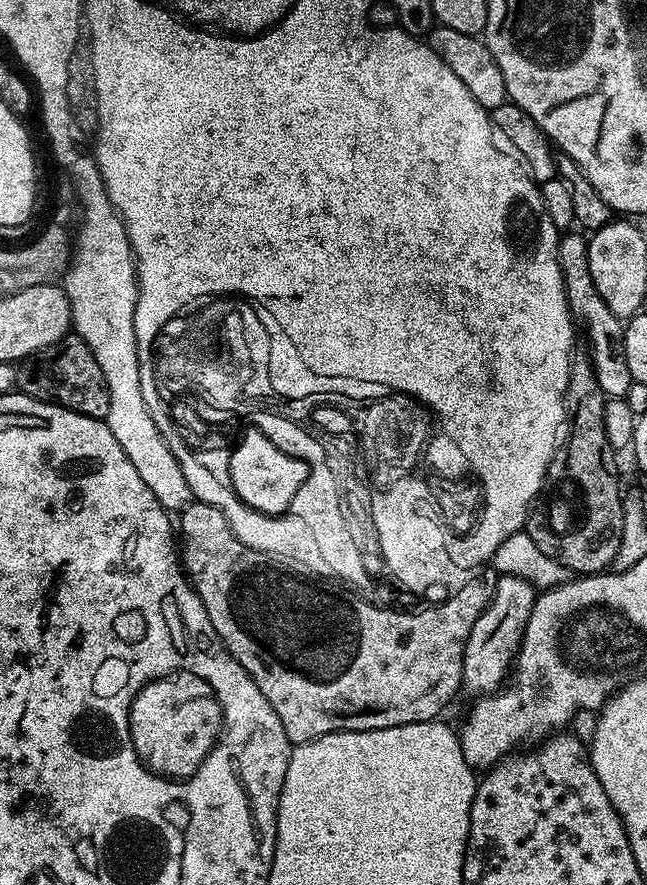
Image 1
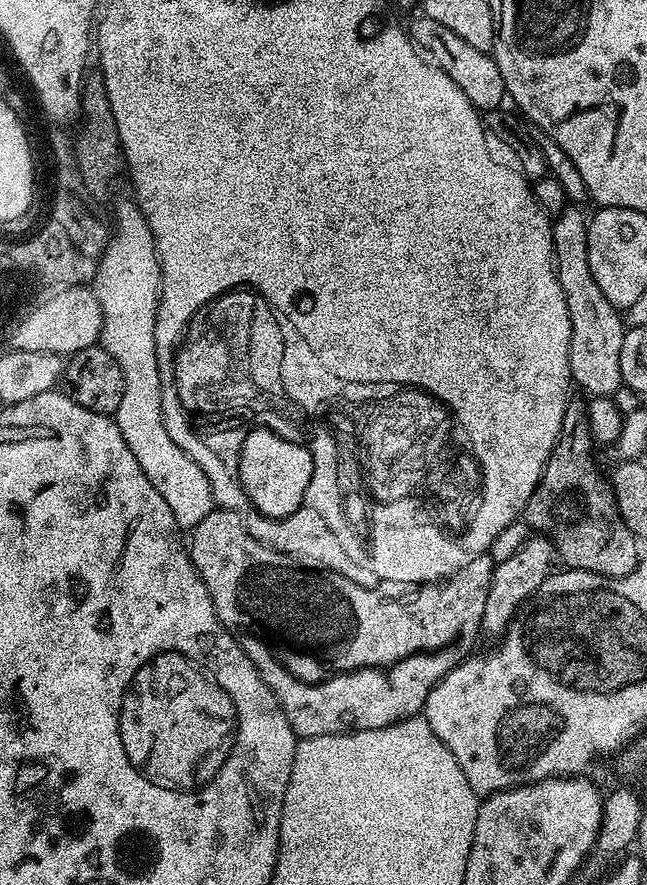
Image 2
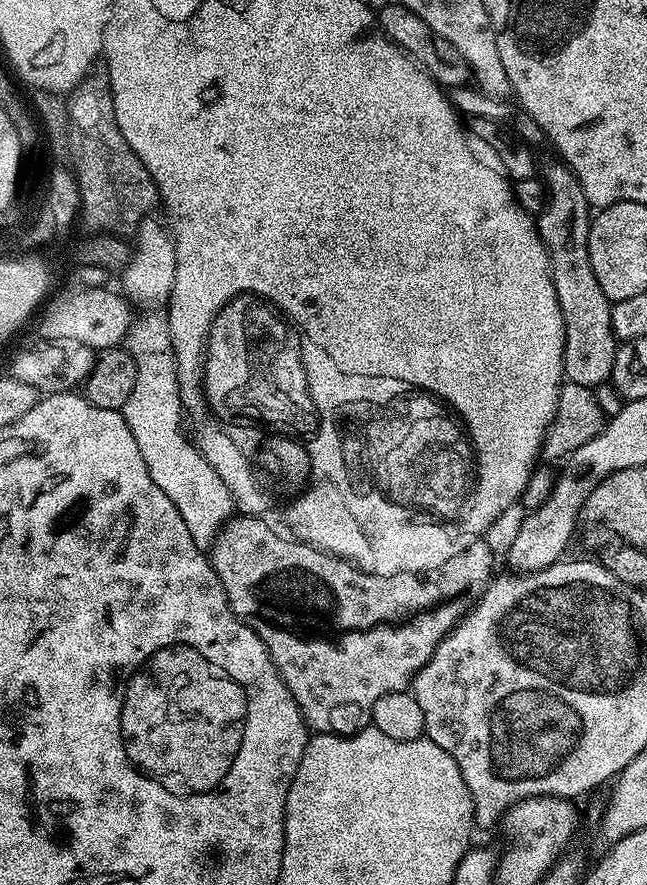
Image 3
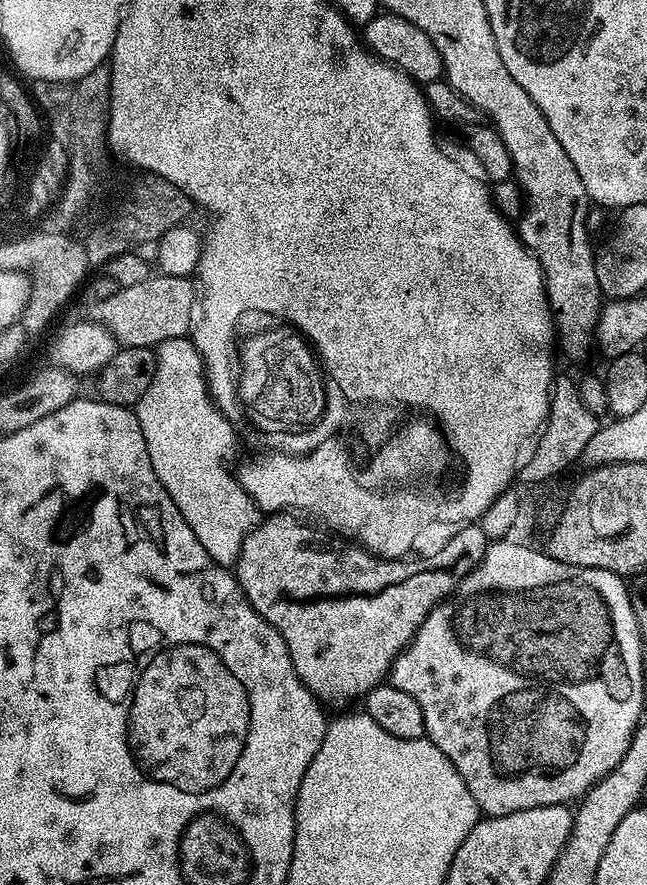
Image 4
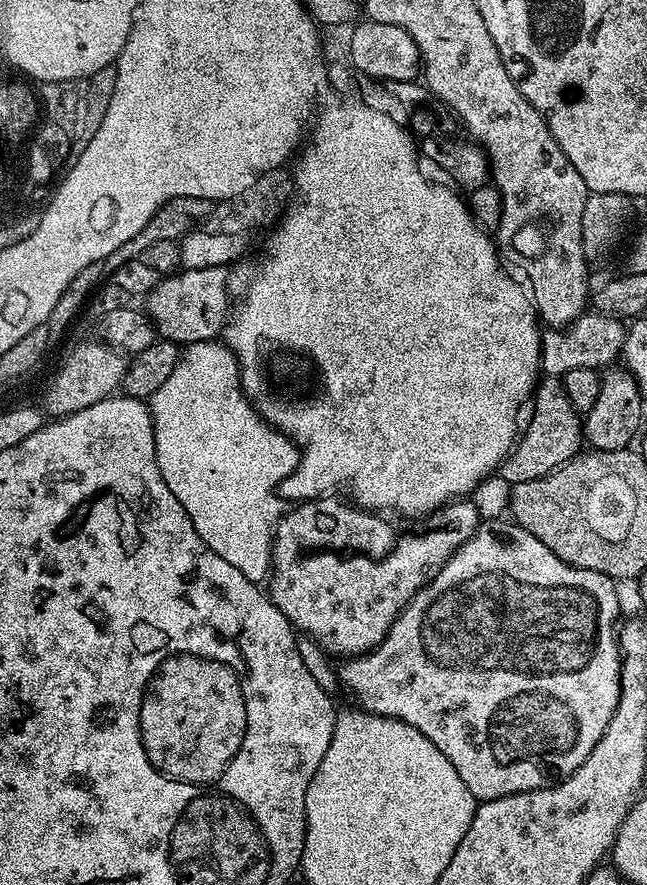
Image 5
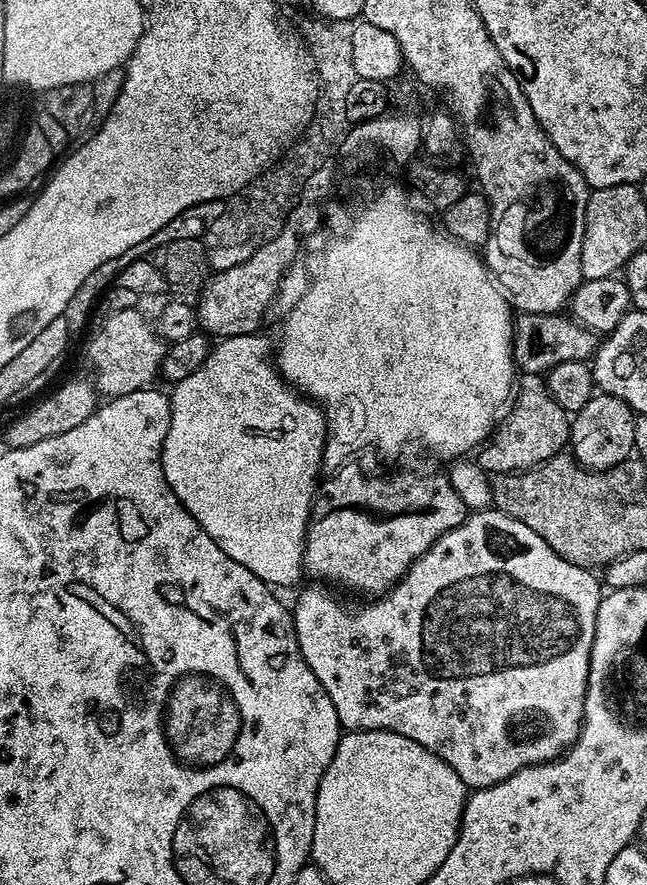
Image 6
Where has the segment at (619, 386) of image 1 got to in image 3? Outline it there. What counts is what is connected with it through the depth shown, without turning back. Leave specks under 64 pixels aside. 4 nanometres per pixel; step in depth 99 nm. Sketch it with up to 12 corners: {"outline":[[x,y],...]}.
{"outline":[[575,172],[542,179],[540,237],[564,319],[564,379],[609,383],[613,301],[590,266]]}

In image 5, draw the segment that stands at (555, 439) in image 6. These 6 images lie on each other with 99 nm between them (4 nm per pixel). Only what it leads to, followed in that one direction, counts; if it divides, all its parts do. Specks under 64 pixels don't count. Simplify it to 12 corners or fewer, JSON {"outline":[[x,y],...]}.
{"outline":[[561,377],[537,383],[532,421],[498,469],[513,485],[550,474],[585,443]]}

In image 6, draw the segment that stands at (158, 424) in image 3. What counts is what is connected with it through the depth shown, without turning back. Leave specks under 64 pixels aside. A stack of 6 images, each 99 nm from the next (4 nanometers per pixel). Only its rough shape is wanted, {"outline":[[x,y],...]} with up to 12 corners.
{"outline":[[263,334],[171,389],[162,470],[273,589],[299,585],[328,421]]}

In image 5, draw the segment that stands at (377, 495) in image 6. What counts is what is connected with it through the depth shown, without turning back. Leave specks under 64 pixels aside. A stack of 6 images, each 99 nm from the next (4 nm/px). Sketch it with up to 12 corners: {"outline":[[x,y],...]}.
{"outline":[[325,494],[289,507],[270,595],[297,633],[363,656],[476,533],[400,536]]}

